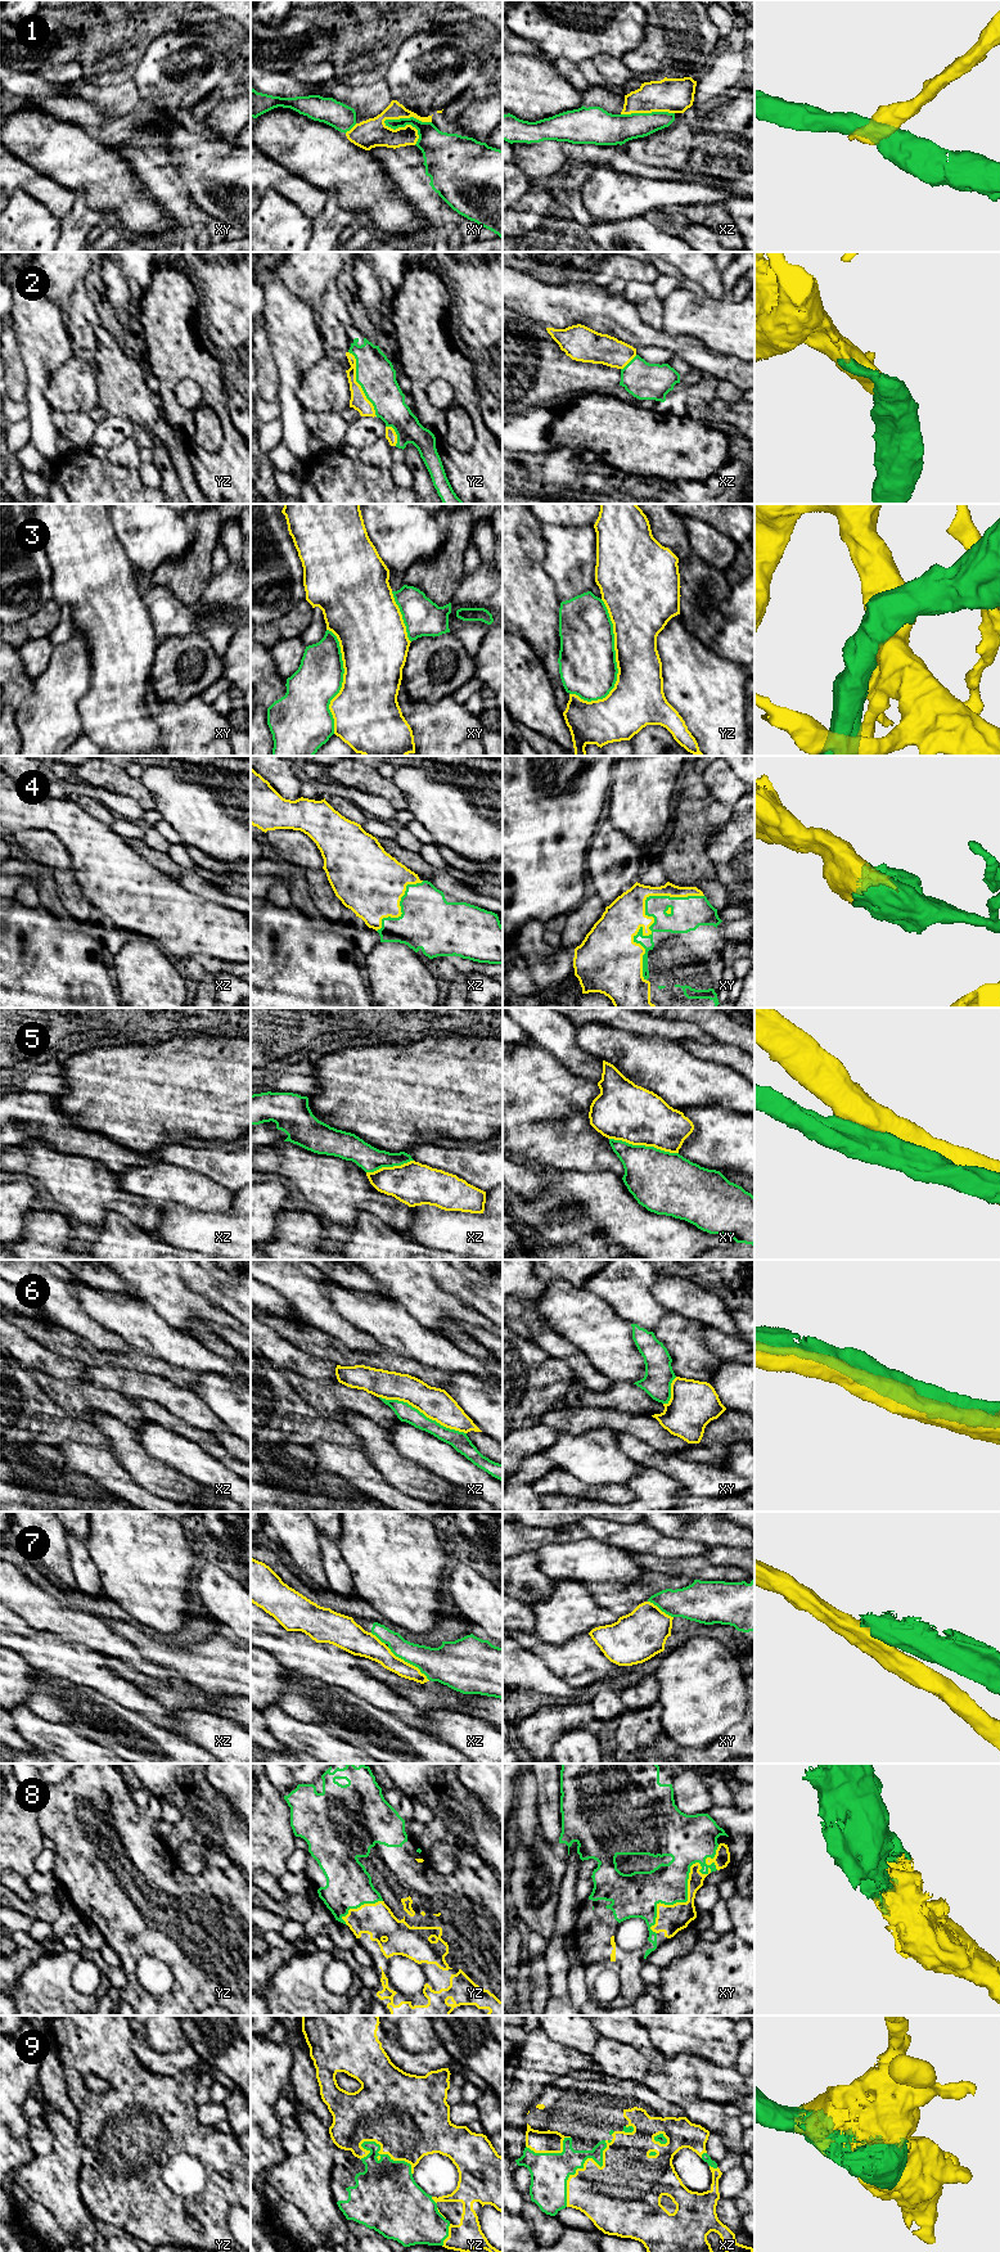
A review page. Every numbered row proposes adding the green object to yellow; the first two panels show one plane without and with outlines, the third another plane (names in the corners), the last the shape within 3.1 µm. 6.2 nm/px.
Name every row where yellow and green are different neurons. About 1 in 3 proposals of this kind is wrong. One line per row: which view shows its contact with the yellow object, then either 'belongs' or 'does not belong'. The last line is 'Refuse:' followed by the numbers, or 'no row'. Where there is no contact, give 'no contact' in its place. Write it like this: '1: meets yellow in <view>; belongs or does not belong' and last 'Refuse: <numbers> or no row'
1: meets yellow in xy; does not belong
2: meets yellow in yz; belongs
3: meets yellow in yz; does not belong
4: meets yellow in xy; belongs
5: meets yellow in xy; does not belong
6: meets yellow in xz; does not belong
7: meets yellow in xz; does not belong
8: meets yellow in xy; belongs
9: meets yellow in xz; belongs
Refuse: 1, 3, 5, 6, 7

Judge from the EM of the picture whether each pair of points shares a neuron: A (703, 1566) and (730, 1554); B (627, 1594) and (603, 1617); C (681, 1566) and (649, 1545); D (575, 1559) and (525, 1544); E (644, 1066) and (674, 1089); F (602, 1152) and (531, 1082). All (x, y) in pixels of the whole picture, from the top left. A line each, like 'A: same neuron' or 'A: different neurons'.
A: different neurons
B: different neurons
C: different neurons
D: different neurons
E: same neuron
F: same neuron

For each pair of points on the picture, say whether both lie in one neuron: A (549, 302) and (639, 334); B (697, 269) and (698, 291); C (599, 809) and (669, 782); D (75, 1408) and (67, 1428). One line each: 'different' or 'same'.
A: same
B: different
C: different
D: different

